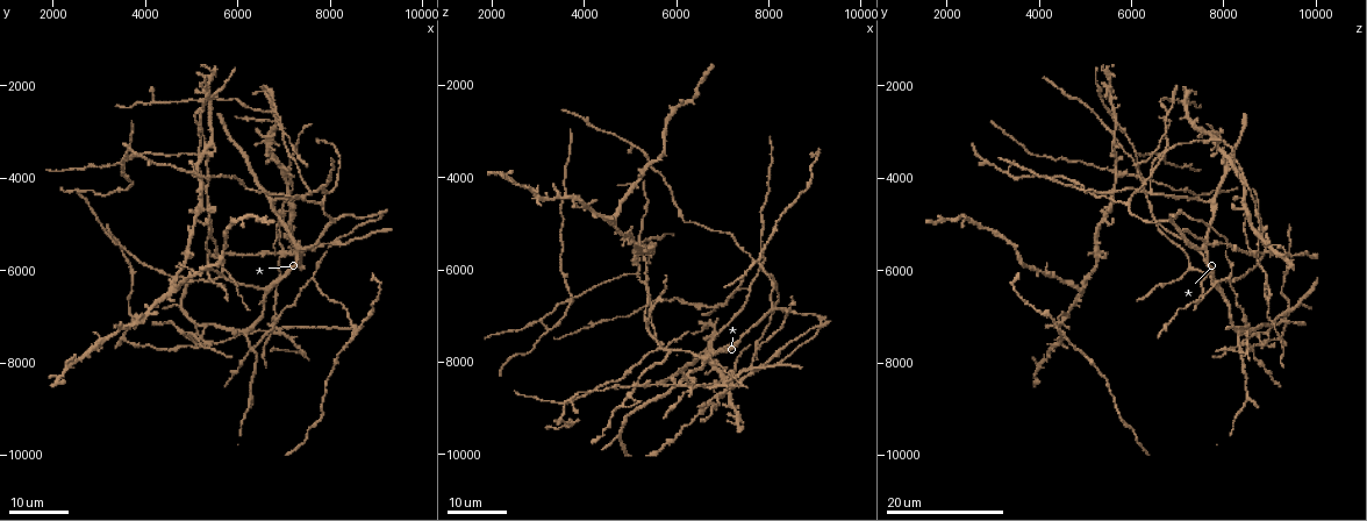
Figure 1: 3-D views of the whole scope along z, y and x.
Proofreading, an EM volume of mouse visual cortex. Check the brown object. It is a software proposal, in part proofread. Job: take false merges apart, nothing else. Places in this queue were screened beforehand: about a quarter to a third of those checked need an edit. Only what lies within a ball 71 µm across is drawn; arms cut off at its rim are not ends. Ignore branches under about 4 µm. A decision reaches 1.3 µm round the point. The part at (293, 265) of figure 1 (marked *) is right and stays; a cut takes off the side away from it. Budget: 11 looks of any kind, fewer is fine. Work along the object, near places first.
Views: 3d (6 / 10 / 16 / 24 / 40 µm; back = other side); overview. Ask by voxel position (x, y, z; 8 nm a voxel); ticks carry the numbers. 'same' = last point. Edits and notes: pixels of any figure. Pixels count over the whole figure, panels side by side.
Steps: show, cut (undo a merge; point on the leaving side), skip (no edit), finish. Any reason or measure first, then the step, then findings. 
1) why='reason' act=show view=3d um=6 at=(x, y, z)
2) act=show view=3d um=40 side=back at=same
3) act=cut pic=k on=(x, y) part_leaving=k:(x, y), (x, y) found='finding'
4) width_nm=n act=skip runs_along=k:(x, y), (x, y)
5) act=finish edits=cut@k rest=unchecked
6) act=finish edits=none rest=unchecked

act=show view=3d um=24 at=(6800, 4500, 7650)

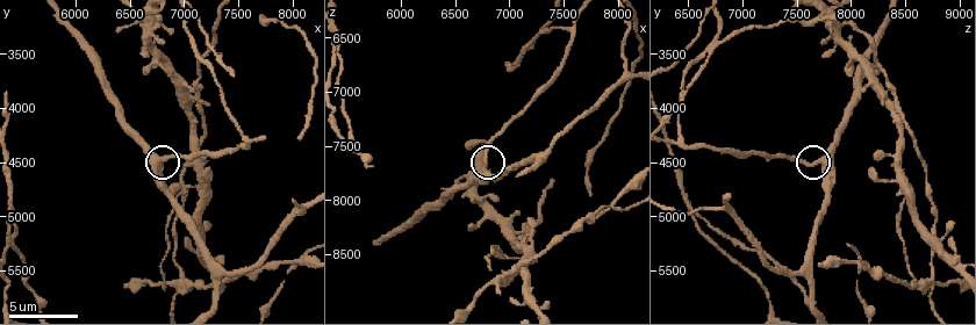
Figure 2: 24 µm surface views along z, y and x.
act=show view=3d um=6 at=(6800, 4500, 7640)

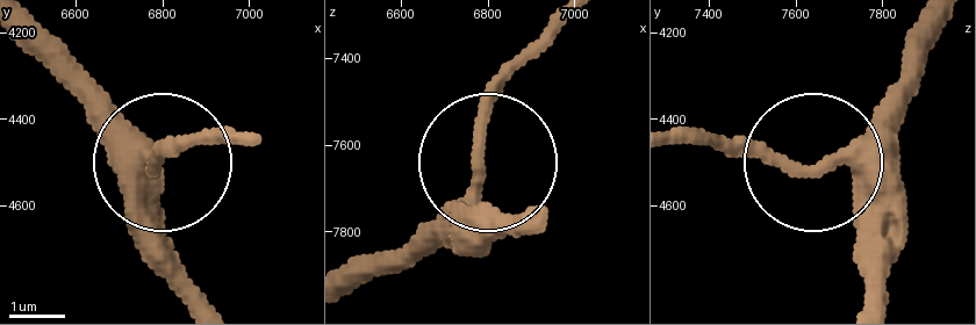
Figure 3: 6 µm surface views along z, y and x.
side_arm_um=20 act=skip found='continuous, no second neuron'

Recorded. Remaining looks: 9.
act=show view=3d um=10 at=(7360, 5520, 7520)

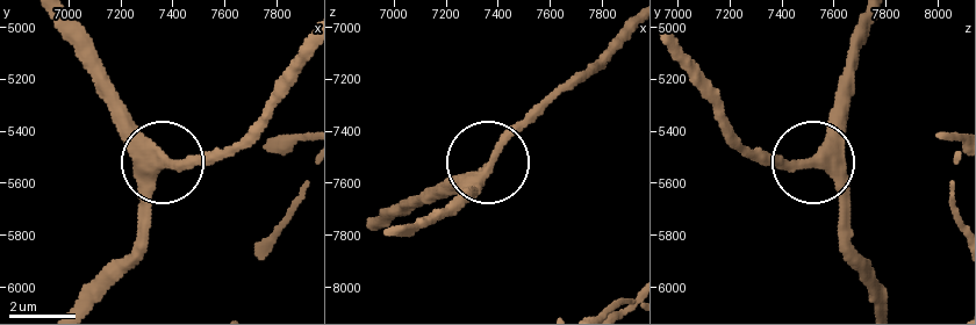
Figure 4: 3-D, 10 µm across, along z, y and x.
act=show view=3d um=6 at=(7360, 5510, 7540)

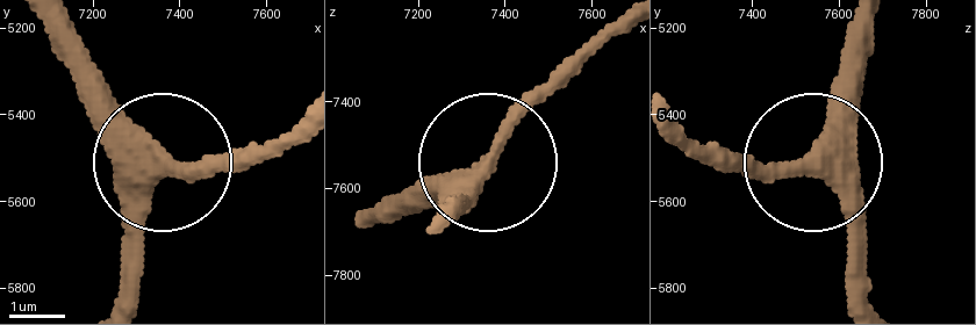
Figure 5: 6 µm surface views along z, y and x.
act=skip runs_along=5:(870, 304), (861, 221), (819, 166), (833, 96), (861, 59) found='continuous, no second neuron'

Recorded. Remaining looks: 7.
why='arms part here' act=show view=3d um=16 at=(5400, 5950, 7250)

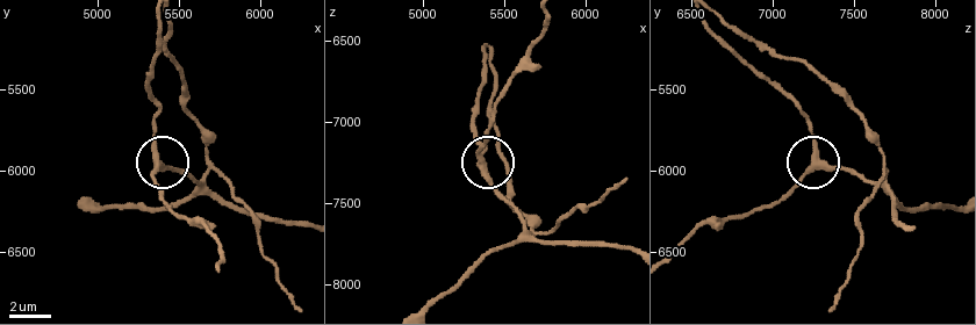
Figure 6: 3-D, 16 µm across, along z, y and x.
act=show view=3d um=6 at=(5380, 5940, 7260)

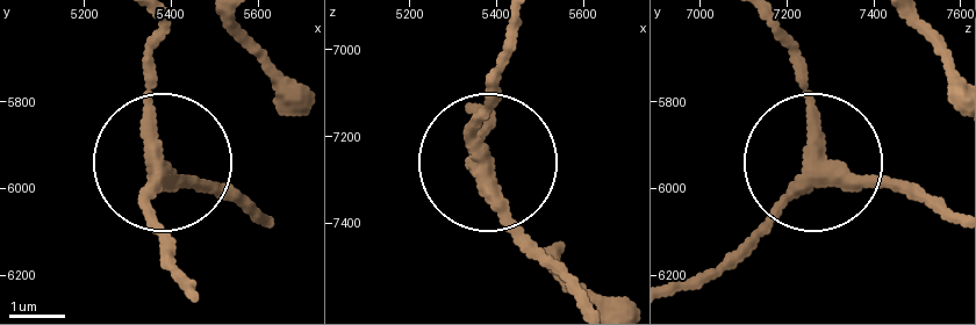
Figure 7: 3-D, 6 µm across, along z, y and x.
width_nm=280 act=skip runs_along=7:(585, 295), (483, 156), (483, 78) found='one neuron here'

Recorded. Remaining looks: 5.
why='calibre changes' act=show view=3d um=16 at=(7420, 4380, 6860)

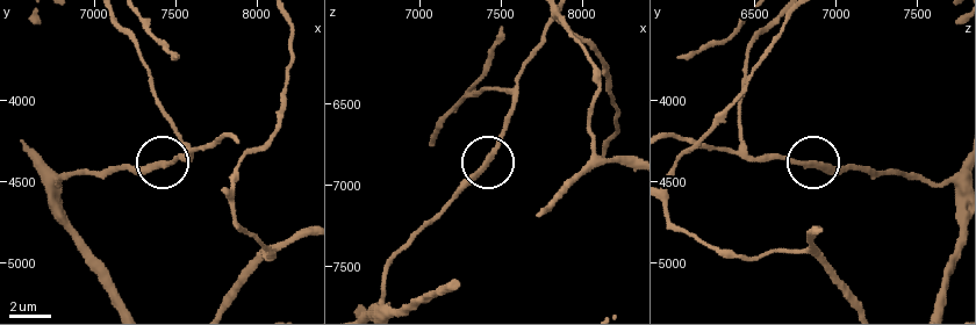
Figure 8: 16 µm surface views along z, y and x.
act=show view=3d um=16 side=back at=(7400, 4400, 6860)

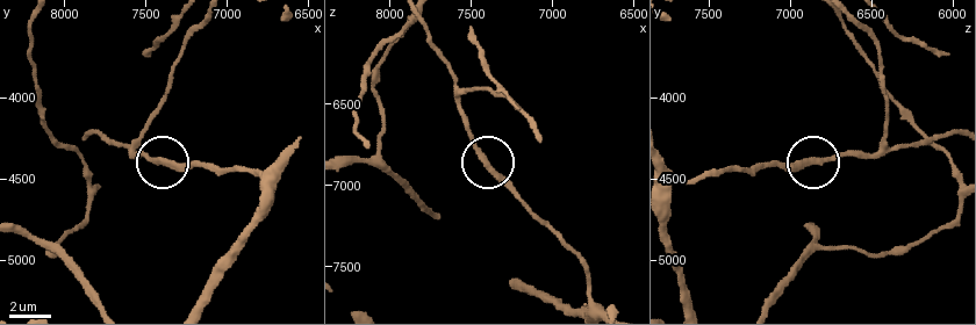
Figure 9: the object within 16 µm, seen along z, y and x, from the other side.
width_nm=300 act=skip found='continuous, no second neuron'

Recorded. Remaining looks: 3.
why='four-way junction' act=show view=3d um=16 at=(5250, 3300, 5700)

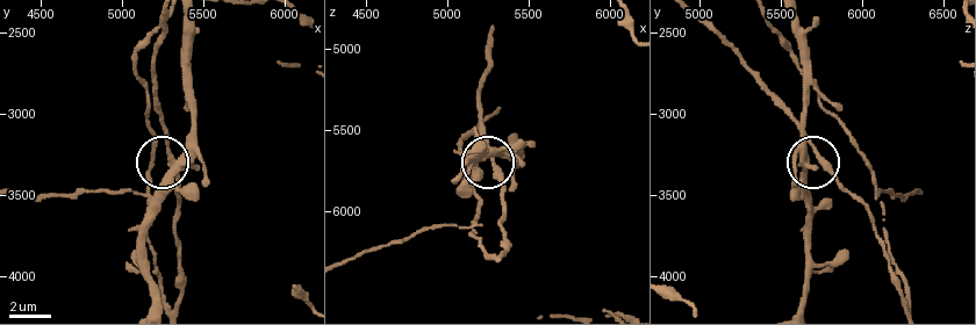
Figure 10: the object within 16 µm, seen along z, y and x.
act=show view=3d um=6 at=(5320, 3280, 5720)

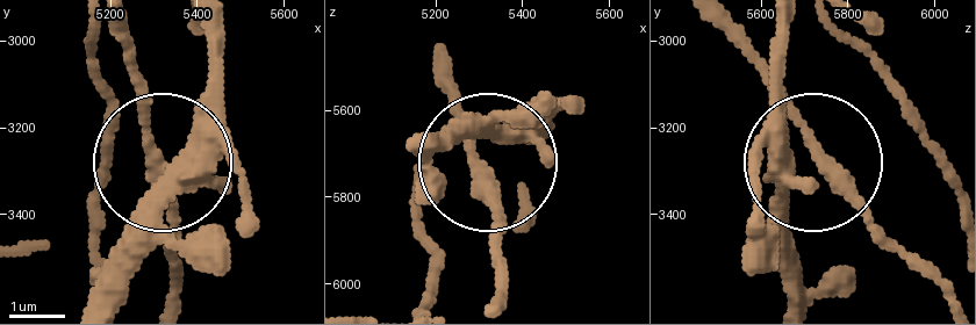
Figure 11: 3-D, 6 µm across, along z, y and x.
act=skip runs_along=11:(495, 296), (495, 186), (467, 139), (453, 65) found='continuous, no second neuron'

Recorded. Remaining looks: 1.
act=finish edits=none rest=unchecked

